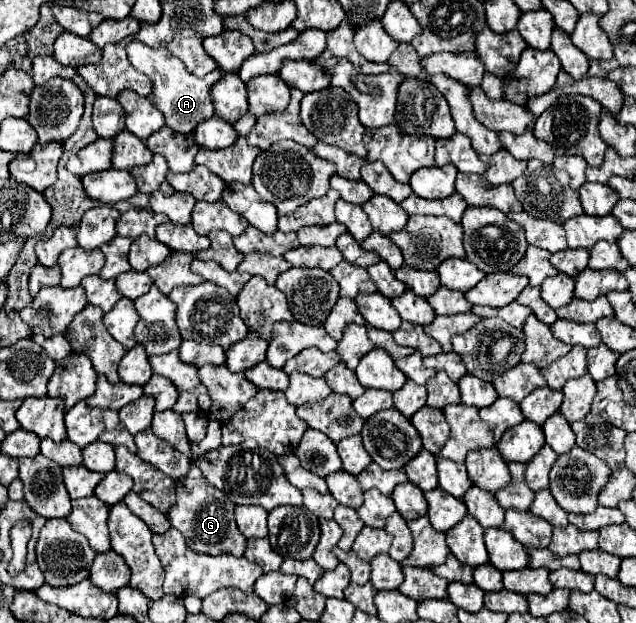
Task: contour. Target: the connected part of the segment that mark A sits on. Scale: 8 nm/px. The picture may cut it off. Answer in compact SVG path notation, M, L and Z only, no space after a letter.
M131 41L127 45L127 55L131 65L151 79L153 93L149 95L149 101L165 115L167 127L175 129L177 133L193 133L201 121L213 117L213 103L209 91L223 77L219 69L207 73L205 77L195 77L185 69L185 65L177 57L173 57L167 51L167 47L161 45L159 49L151 49L139 41Z

